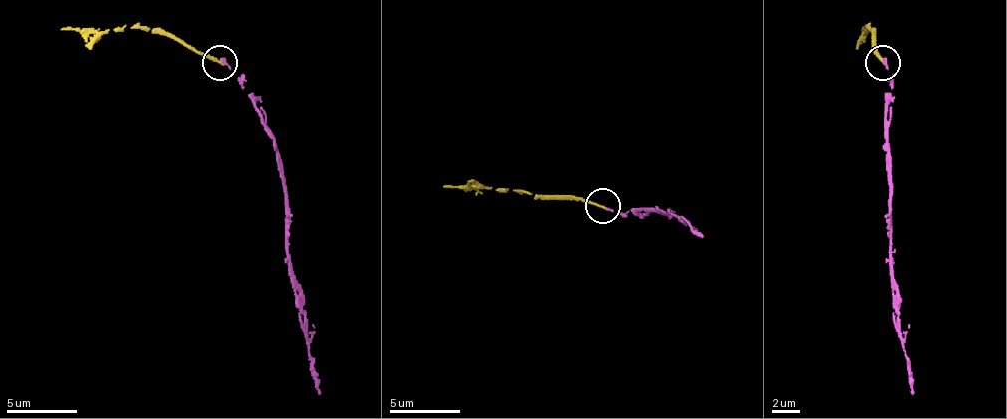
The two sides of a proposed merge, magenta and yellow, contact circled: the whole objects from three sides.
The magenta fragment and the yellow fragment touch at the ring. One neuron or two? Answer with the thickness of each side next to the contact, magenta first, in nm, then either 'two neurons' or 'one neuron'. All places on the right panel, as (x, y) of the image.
200 nm thick on the magenta side, 200 nm on the other; one neuron

